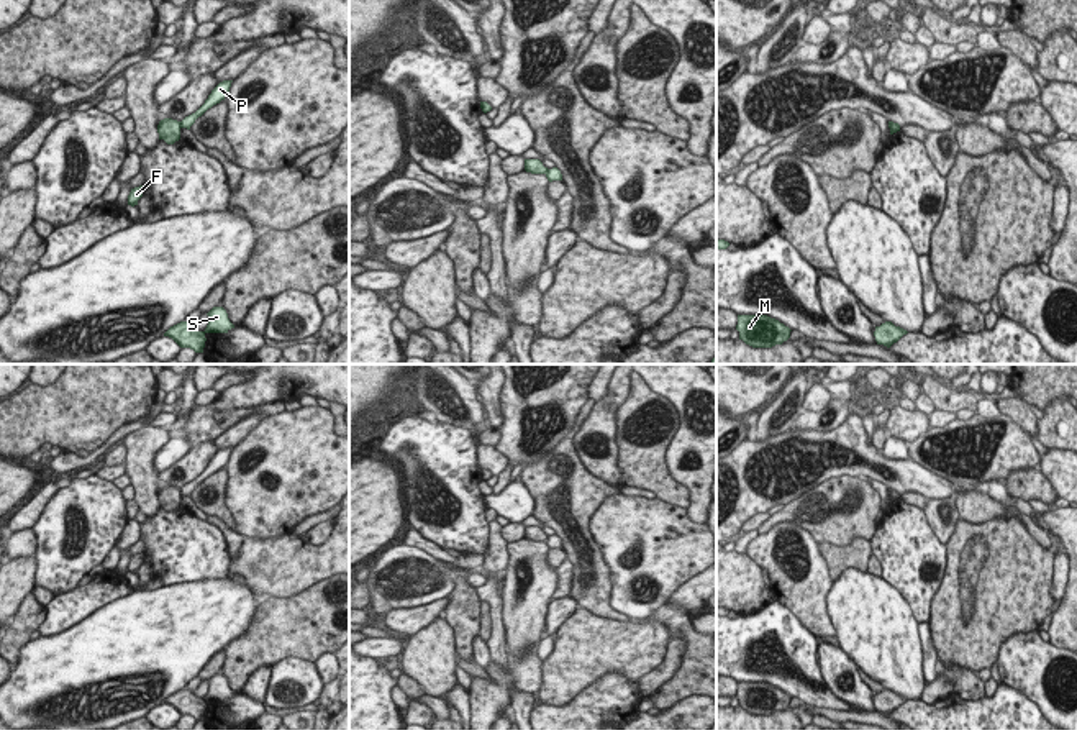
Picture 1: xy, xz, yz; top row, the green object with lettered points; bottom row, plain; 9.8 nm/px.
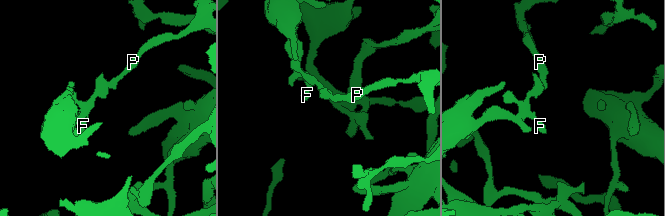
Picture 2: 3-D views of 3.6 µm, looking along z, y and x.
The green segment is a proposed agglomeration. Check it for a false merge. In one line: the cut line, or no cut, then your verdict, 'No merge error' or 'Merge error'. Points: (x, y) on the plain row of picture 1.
Split along xy (179, 489), (181, 494). Merge error.

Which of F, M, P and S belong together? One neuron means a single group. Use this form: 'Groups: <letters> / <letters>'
Groups: F M / P S.

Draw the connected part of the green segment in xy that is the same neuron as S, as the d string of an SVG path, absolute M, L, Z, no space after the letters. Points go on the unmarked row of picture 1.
M213 674L208 681L208 692L203 700L228 700L234 692L223 674Z

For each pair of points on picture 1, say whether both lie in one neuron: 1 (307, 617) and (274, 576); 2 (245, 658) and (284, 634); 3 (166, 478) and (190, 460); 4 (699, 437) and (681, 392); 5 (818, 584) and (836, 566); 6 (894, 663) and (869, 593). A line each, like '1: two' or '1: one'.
1: two
2: one
3: one
4: one
5: two
6: one

